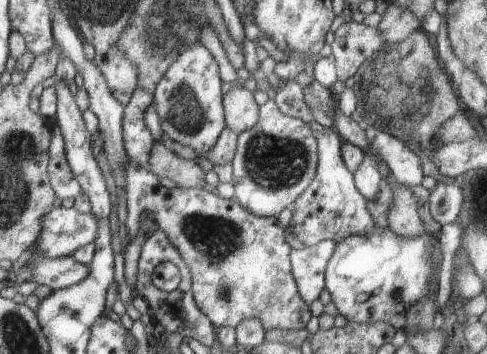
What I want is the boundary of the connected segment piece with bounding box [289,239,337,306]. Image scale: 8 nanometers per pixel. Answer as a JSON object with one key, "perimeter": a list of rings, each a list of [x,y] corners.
{"perimeter":[[[326,239],[304,248],[291,248],[292,276],[304,302],[310,306],[325,287],[325,270],[337,243]]]}

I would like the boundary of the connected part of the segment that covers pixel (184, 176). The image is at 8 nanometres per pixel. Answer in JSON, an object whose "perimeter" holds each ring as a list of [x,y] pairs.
{"perimeter":[[[156,142],[149,154],[149,168],[160,178],[170,178],[183,189],[204,189],[205,171],[196,160],[185,159]]]}

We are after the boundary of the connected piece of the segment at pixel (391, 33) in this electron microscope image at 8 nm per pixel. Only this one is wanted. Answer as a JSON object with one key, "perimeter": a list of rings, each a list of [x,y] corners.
{"perimeter":[[[391,3],[378,23],[380,34],[385,42],[402,42],[414,30],[421,28],[419,18],[405,6]]]}

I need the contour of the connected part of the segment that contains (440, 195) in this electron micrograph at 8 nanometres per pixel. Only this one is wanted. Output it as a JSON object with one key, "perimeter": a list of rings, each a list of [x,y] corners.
{"perimeter":[[[438,181],[436,186],[430,190],[427,203],[432,218],[444,226],[444,224],[455,222],[462,210],[463,202],[463,192],[459,184],[445,184]]]}

